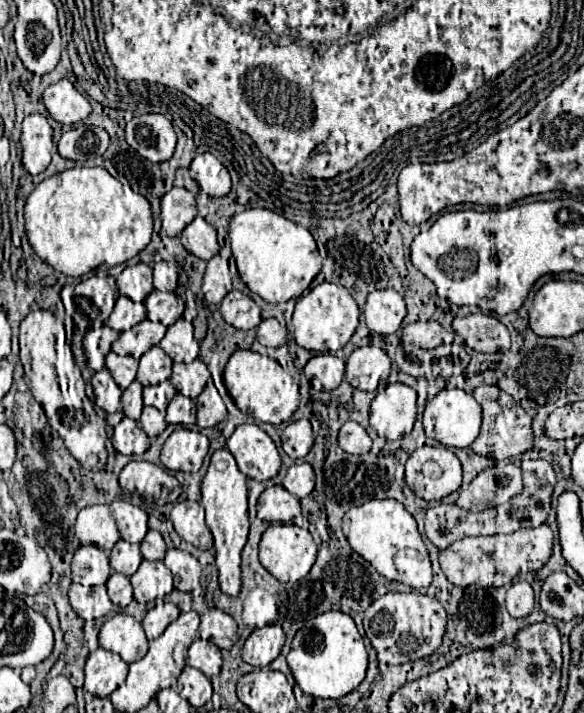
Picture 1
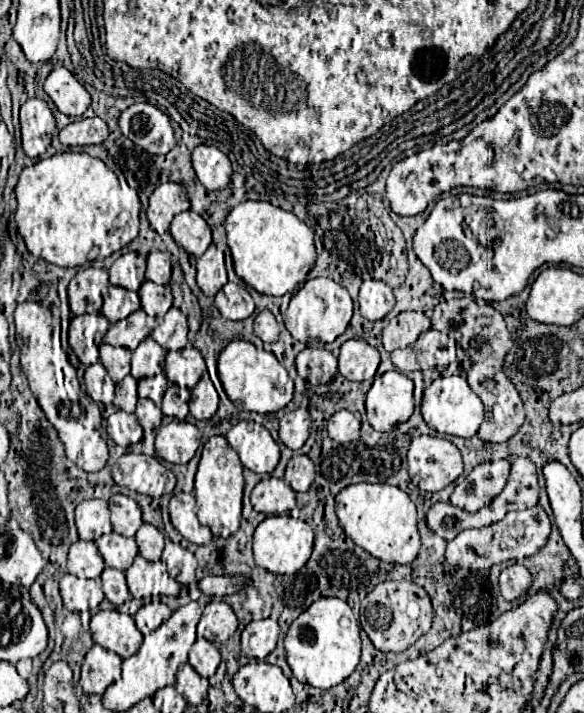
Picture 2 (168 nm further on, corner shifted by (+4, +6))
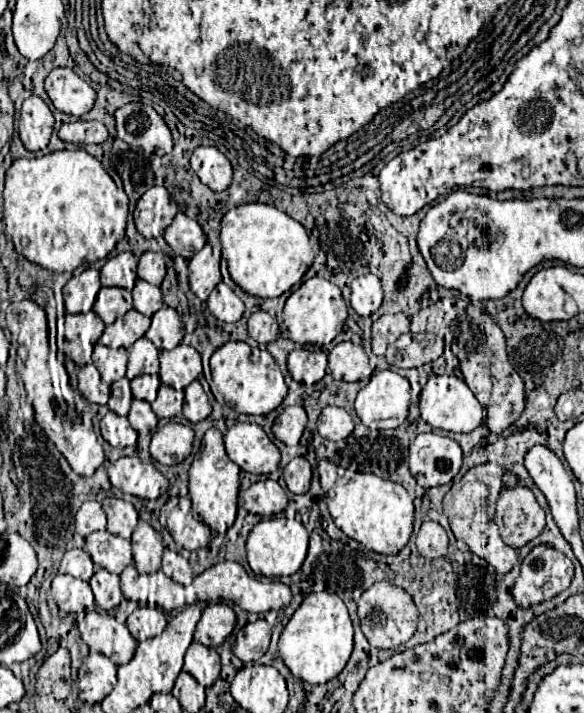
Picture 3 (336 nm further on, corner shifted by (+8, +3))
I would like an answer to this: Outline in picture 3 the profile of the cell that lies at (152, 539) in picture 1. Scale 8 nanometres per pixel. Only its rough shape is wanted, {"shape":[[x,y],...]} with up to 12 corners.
{"shape":[[144,520],[132,534],[140,574],[160,568],[162,536]]}

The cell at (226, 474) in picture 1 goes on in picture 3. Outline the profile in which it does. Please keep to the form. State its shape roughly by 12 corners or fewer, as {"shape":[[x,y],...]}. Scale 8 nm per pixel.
{"shape":[[210,428],[190,466],[198,520],[226,532],[236,520],[240,468]]}

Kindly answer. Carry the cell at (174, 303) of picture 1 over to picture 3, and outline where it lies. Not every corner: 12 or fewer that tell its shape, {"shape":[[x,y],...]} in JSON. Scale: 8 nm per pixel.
{"shape":[[138,280],[134,308],[150,318],[164,306],[160,288]]}

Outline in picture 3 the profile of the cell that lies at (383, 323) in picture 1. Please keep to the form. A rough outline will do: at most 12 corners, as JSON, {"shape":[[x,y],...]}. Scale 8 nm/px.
{"shape":[[374,274],[352,282],[350,304],[360,316],[380,308],[384,292]]}

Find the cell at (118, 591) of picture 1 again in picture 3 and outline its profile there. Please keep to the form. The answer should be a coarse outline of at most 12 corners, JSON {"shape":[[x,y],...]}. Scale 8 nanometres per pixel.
{"shape":[[98,568],[90,580],[98,608],[112,610],[122,600],[120,578]]}

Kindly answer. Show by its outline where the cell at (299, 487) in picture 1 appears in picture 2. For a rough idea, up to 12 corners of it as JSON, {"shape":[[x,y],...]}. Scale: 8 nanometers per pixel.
{"shape":[[294,455],[286,467],[286,483],[294,491],[308,491],[314,463]]}

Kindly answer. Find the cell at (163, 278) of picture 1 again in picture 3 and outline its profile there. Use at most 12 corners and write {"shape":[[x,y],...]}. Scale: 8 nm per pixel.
{"shape":[[144,252],[138,276],[160,286],[166,276],[162,252]]}

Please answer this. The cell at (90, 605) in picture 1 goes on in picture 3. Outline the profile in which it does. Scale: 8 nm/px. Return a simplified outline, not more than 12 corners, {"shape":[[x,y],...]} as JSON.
{"shape":[[58,574],[52,596],[64,612],[92,612],[88,582]]}

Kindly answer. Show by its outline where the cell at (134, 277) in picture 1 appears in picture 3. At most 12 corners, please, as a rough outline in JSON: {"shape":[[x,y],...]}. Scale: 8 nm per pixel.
{"shape":[[130,252],[108,258],[102,286],[132,290],[138,260]]}

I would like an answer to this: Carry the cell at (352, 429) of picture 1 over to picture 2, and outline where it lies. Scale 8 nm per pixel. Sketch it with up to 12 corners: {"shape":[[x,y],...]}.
{"shape":[[338,411],[328,421],[328,435],[338,443],[360,437],[360,419]]}

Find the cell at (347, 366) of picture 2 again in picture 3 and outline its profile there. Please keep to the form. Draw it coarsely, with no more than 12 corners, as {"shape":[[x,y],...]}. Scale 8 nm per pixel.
{"shape":[[340,342],[328,368],[336,380],[362,382],[373,374],[364,348]]}

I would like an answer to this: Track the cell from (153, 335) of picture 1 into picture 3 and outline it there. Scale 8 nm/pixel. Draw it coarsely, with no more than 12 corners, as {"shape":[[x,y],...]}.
{"shape":[[130,310],[106,326],[98,342],[130,348],[150,328],[150,318]]}

